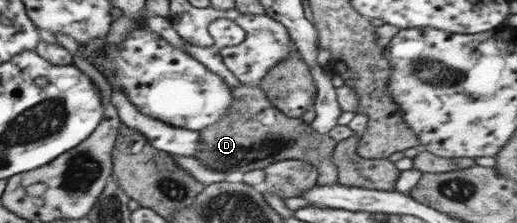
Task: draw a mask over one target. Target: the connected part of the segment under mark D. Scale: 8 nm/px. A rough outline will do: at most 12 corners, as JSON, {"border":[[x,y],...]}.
{"border":[[259,85],[234,87],[199,132],[207,169],[313,164],[338,183],[338,141],[287,117]]}

